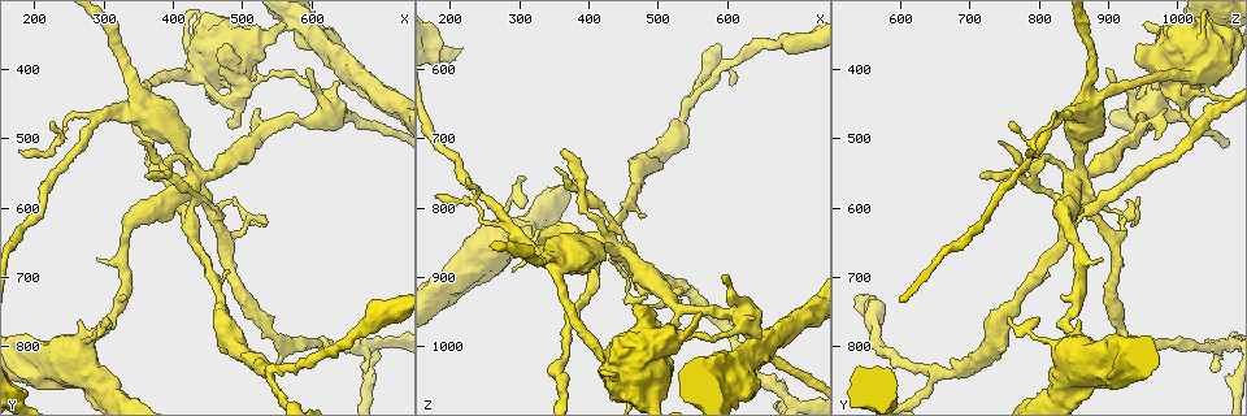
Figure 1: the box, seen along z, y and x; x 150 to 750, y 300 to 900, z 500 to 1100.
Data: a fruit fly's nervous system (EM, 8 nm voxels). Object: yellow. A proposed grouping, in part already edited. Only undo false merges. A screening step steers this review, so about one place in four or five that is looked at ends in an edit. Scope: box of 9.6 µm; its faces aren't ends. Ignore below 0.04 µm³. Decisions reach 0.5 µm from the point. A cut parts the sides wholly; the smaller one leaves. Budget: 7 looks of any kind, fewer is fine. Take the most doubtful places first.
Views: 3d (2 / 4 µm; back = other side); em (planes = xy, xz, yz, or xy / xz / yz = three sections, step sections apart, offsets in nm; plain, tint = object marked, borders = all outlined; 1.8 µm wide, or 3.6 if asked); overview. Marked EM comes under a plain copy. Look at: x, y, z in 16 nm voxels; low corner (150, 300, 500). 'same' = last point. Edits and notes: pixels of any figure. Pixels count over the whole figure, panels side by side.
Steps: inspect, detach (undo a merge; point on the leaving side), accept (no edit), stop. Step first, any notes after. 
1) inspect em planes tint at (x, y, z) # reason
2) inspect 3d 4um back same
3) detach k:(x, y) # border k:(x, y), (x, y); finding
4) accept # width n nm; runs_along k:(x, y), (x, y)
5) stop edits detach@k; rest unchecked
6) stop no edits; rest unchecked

inspect 3d 4um at (540, 835, 660) # thin arm on a thick one

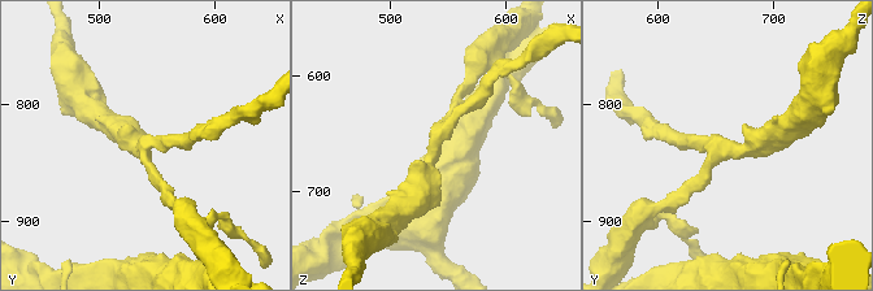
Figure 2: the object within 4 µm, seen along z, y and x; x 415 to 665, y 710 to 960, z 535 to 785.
inspect em planes tint at (536, 840, 658) # arms 3

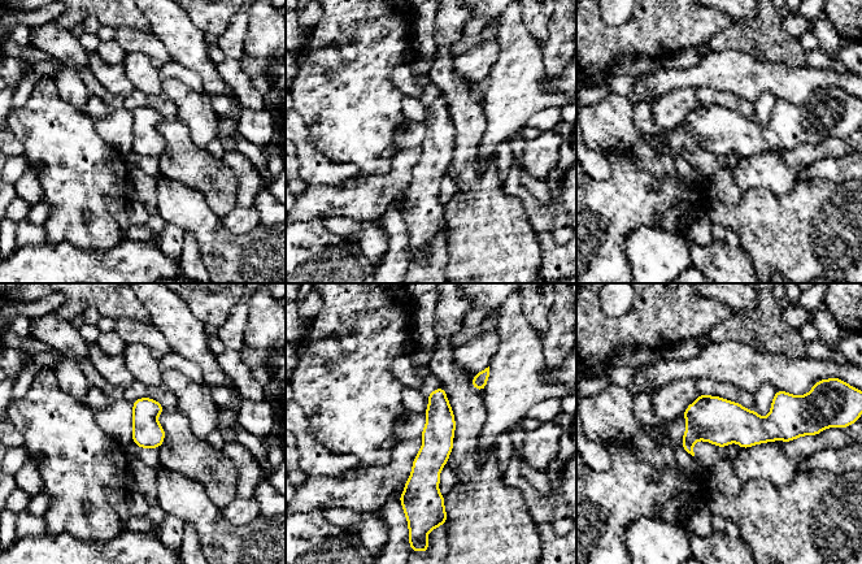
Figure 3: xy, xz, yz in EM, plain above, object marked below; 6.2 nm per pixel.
accept # runs_along 3:(440, 391), (425, 507); continuous, no second neuron

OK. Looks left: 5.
inspect em 3.6um xy step 8 tint at (505, 425, 980) # sudden change in width

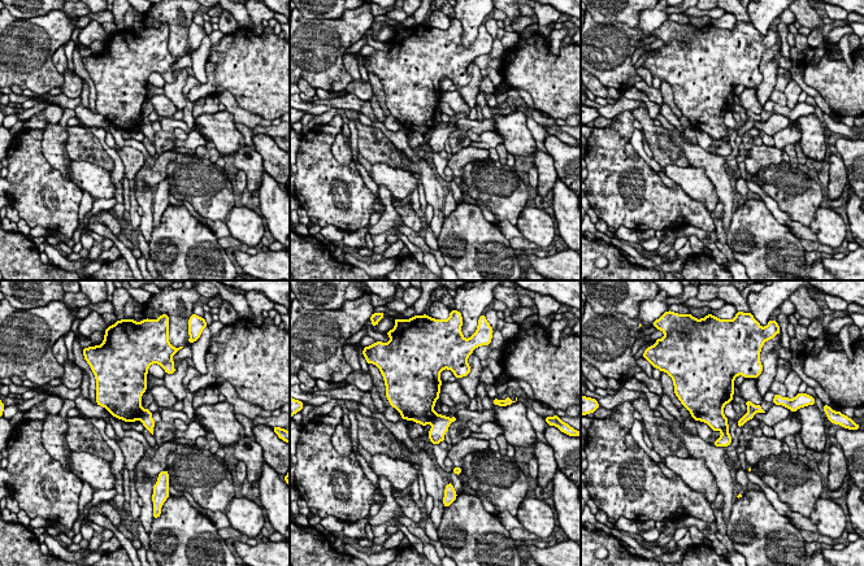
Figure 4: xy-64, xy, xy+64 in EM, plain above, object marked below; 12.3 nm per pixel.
detach 4:(749, 416) # a second neuron is stuck on

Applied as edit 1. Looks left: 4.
stop edits detach@4; rest unchecked

